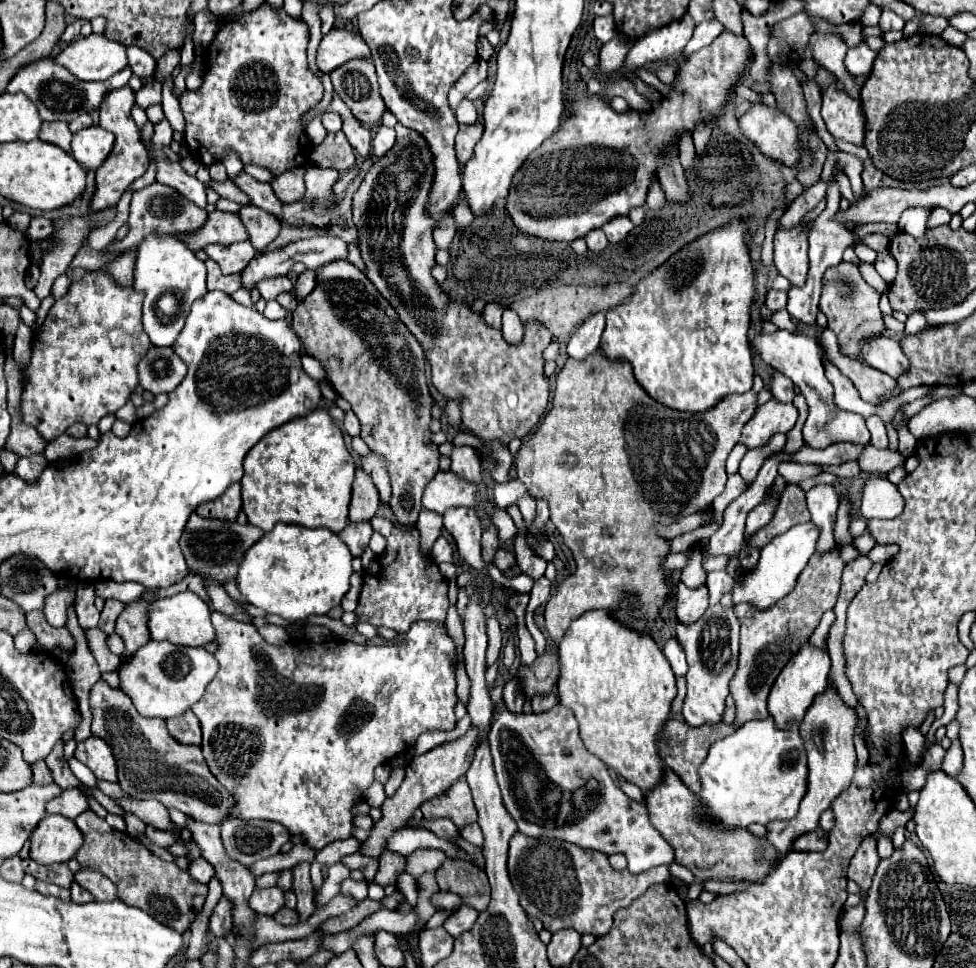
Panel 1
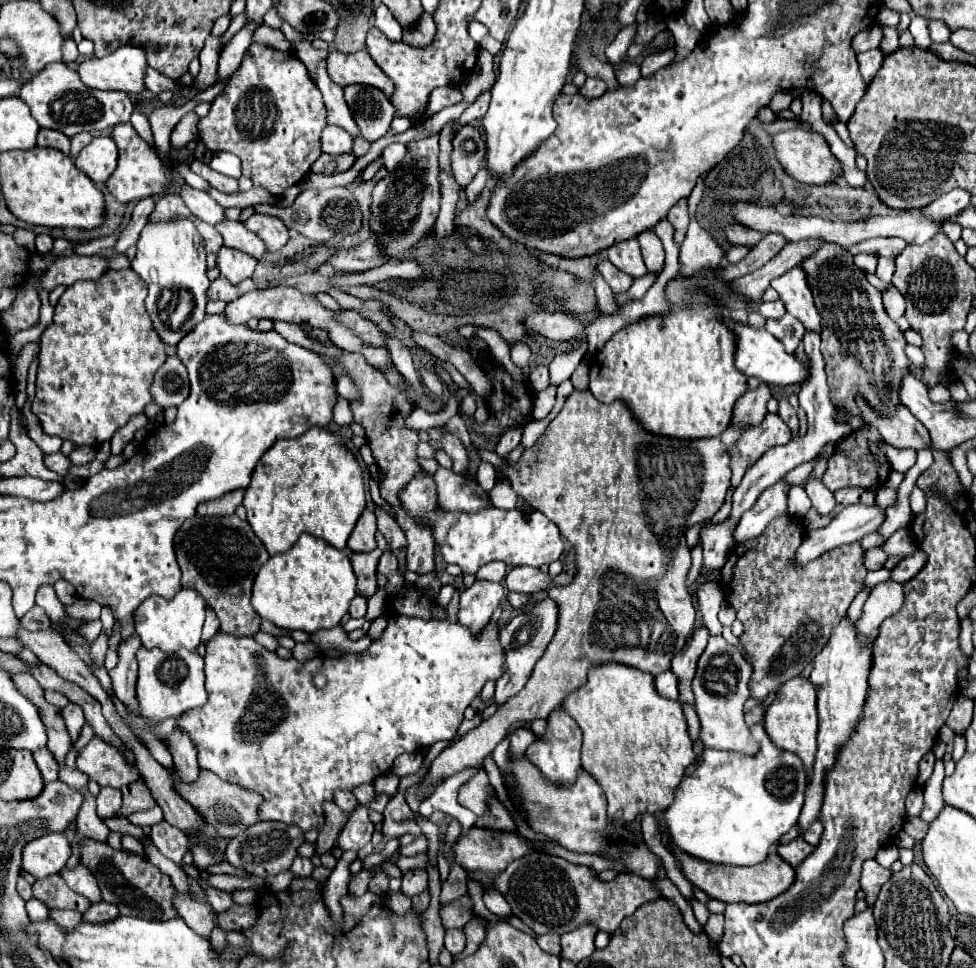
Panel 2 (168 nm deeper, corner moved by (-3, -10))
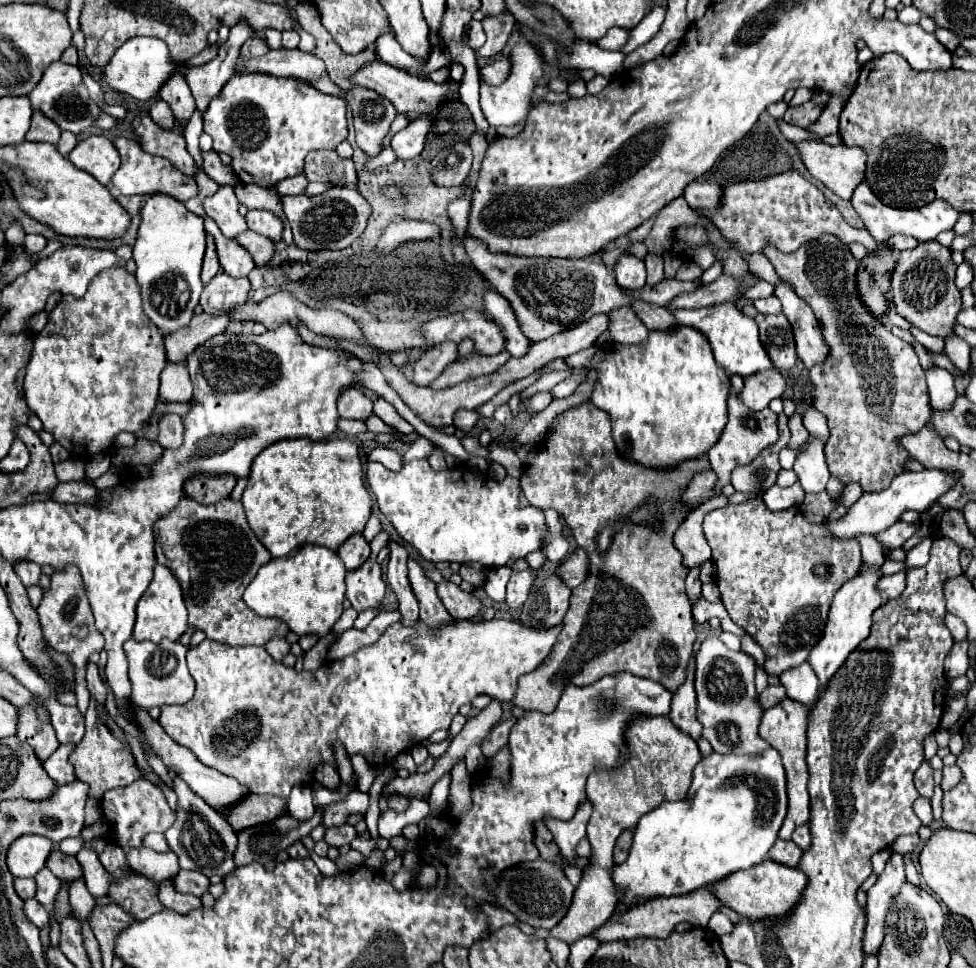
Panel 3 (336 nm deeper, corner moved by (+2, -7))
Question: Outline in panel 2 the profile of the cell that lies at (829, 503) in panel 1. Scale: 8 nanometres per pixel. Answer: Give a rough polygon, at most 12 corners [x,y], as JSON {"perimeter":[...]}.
{"perimeter":[[819,479],[809,481],[805,491],[821,517],[835,509],[833,493]]}

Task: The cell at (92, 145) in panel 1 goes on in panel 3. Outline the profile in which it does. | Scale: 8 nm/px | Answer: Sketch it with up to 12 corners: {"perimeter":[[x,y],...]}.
{"perimeter":[[90,136],[68,154],[76,168],[110,186],[120,168],[106,136]]}

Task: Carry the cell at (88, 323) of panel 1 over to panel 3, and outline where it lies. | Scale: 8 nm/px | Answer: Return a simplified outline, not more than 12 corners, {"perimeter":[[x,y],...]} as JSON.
{"perimeter":[[126,268],[62,296],[28,406],[70,454],[158,402],[164,336]]}

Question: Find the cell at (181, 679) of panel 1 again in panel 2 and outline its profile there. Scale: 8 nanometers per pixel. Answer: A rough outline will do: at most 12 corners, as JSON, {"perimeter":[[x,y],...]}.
{"perimeter":[[139,649],[139,713],[155,723],[203,707],[203,657]]}

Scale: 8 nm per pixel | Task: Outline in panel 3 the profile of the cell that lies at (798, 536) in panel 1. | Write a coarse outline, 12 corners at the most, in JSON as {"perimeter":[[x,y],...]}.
{"perimeter":[[906,472],[864,492],[840,520],[838,538],[880,534],[906,510],[926,512],[958,474]]}

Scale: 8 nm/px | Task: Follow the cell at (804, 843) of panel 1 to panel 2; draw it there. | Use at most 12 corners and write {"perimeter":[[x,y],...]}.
{"perimeter":[[797,837],[779,845],[779,853],[789,865],[797,867],[813,853],[813,845]]}

